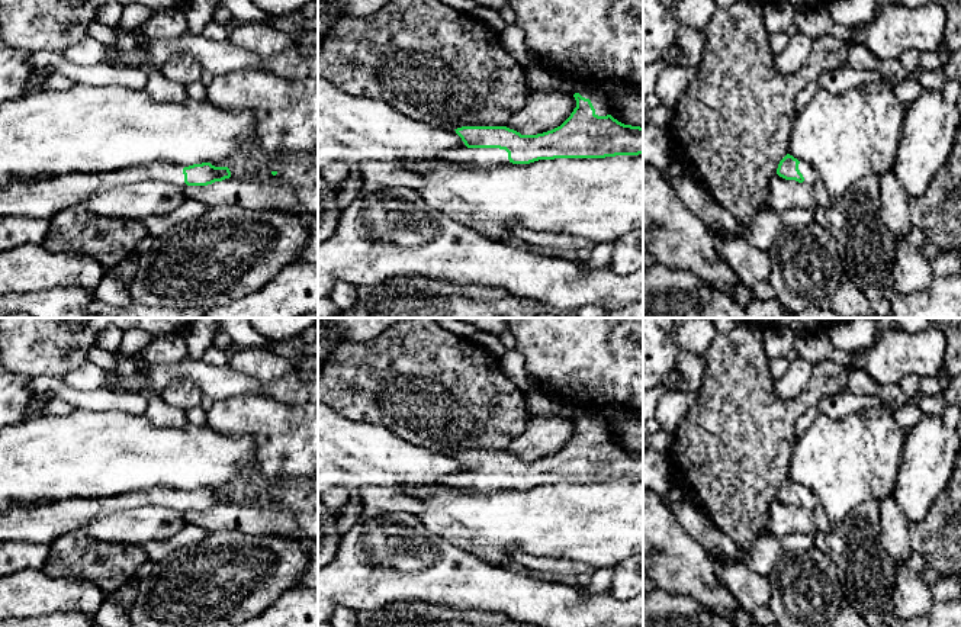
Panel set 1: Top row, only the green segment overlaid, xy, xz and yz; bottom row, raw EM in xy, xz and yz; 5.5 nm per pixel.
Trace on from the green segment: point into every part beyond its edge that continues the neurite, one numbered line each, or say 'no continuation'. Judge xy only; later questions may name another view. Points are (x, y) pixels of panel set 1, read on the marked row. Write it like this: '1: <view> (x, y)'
1: xy (45, 199)

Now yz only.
1: yz (810, 176)

